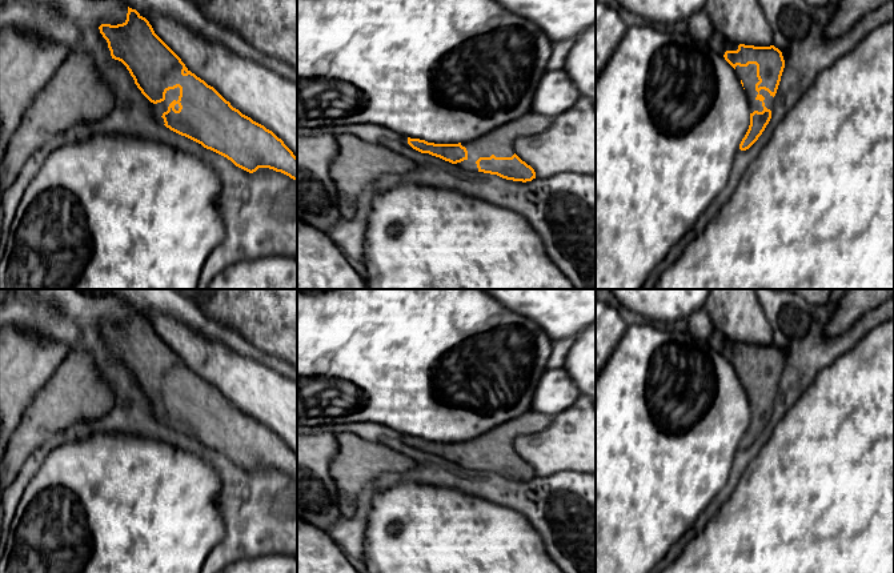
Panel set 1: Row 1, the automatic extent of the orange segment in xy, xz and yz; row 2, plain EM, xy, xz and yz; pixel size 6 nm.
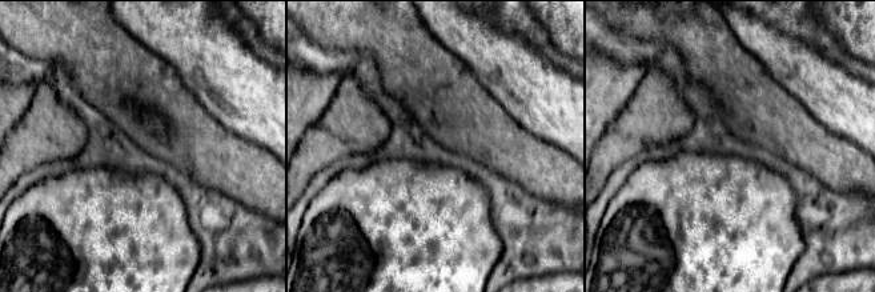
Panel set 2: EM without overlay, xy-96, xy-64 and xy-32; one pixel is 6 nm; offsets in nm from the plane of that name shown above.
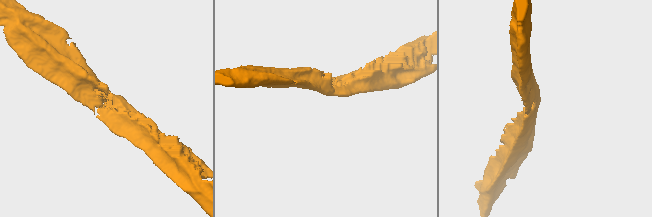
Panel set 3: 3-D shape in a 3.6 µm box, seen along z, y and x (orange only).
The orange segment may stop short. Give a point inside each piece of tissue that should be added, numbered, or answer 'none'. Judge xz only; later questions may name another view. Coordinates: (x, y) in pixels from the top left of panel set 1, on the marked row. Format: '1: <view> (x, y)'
1: xz (500, 141)

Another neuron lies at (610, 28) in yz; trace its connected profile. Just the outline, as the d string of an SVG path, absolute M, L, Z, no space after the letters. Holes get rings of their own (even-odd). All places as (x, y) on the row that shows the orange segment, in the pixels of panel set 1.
M596 1L596 79L622 41L628 25L617 9Z

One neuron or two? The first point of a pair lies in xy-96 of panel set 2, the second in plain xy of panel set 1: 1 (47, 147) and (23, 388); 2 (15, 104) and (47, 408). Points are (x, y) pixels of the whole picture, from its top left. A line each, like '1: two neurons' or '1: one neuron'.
1: two neurons
2: two neurons

